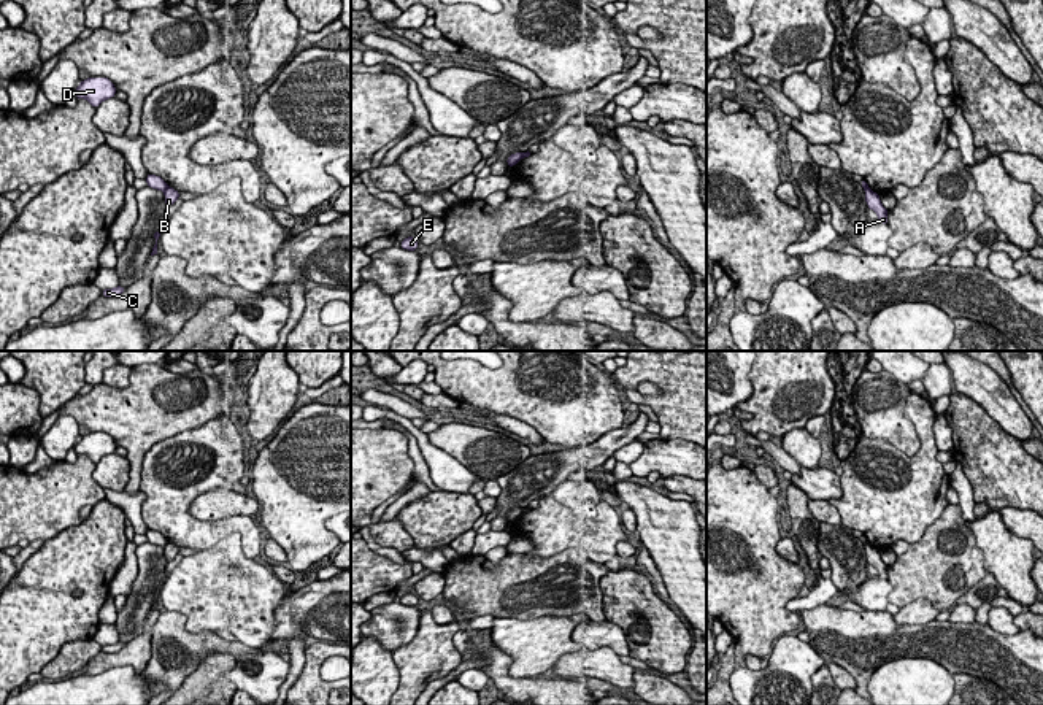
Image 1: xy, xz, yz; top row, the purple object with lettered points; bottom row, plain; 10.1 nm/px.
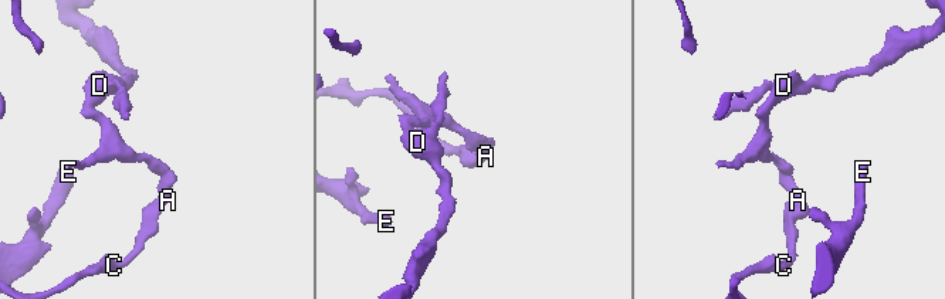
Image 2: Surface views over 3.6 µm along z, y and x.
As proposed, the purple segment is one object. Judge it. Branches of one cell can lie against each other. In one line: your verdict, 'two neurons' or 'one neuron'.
two neurons

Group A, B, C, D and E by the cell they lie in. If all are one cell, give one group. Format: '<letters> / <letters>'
A B C E / D

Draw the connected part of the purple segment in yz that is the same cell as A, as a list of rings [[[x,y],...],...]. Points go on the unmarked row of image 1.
[[[868,543],[865,545],[865,557],[867,557],[867,562],[878,570],[878,576],[881,580],[889,580],[887,565],[881,561],[879,551]]]

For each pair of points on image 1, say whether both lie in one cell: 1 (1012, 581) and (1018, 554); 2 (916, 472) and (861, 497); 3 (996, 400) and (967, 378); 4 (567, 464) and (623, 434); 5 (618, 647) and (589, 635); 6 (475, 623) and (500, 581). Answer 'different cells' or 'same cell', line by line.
1: same cell
2: same cell
3: same cell
4: same cell
5: same cell
6: different cells

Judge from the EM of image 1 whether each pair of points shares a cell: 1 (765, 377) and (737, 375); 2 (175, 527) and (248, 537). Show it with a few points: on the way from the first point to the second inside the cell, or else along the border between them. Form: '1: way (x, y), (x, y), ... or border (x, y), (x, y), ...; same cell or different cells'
1: border (753, 367), (750, 372), (753, 392), (734, 407); different cells
2: way (192, 529), (230, 527); same cell

